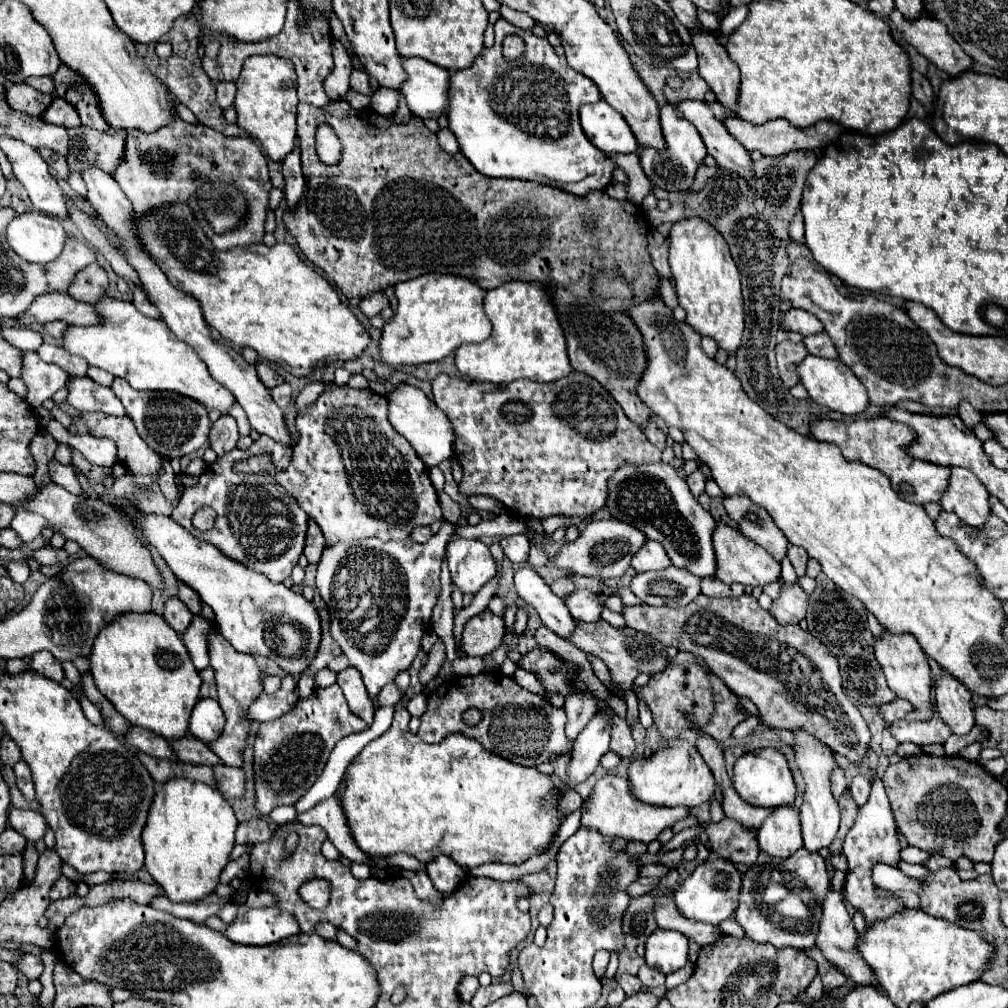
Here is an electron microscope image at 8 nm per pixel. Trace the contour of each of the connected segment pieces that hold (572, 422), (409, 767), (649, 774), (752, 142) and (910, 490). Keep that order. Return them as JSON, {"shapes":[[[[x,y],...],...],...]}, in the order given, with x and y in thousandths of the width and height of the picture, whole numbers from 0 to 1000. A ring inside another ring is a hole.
{"shapes":[[[[566,369],[545,381],[513,377],[501,385],[489,385],[489,381],[467,381],[443,371],[434,373],[428,381],[432,401],[445,415],[451,431],[451,454],[459,462],[459,476],[455,480],[457,488],[461,492],[479,490],[491,494],[499,498],[501,506],[517,514],[541,516],[559,510],[584,516],[600,502],[604,470],[608,470],[618,458],[656,458],[656,446],[644,440],[636,425],[620,413],[610,395],[592,377],[578,369]]],[[[400,696],[392,698],[388,722],[374,734],[366,736],[342,764],[342,784],[338,786],[338,802],[352,837],[368,851],[384,851],[402,845],[416,855],[428,855],[441,847],[457,857],[517,857],[529,847],[545,841],[547,829],[555,821],[555,792],[549,794],[549,776],[531,762],[517,762],[497,750],[483,746],[473,734],[447,726],[436,738],[422,738],[406,726],[406,706]],[[537,794],[549,794],[545,802],[537,802]]],[[[668,734],[668,738],[658,738],[654,746],[650,746],[644,754],[628,754],[624,760],[624,778],[626,778],[626,788],[646,800],[680,800],[680,802],[689,802],[705,794],[709,786],[709,774],[699,758],[695,754],[695,748],[688,738],[682,734]]],[[[723,115],[717,119],[717,125],[721,127],[721,131],[733,139],[743,151],[747,149],[753,149],[755,153],[759,155],[775,155],[779,151],[787,151],[787,149],[816,149],[820,143],[824,141],[830,141],[832,133],[836,131],[836,125],[828,123],[828,121],[811,121],[809,125],[803,125],[803,127],[791,127],[787,123],[783,123],[781,119],[777,117],[771,117],[771,119],[763,119],[759,123],[745,123],[733,115]]],[[[878,413],[862,415],[862,417],[846,417],[846,419],[832,419],[832,417],[807,417],[803,421],[805,433],[811,437],[826,438],[836,448],[838,456],[842,458],[854,458],[860,460],[872,468],[876,468],[882,476],[886,486],[904,500],[920,500],[920,498],[932,498],[941,474],[941,464],[922,460],[918,456],[910,456],[898,450],[896,442],[904,438],[906,427],[900,425],[894,419],[882,417]]]]}

